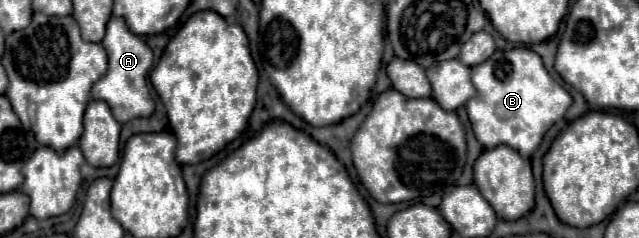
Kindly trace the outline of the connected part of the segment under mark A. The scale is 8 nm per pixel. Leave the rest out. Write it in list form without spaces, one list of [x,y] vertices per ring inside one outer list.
[[[112,16],[106,24],[106,36],[102,40],[102,46],[108,54],[108,72],[98,82],[94,82],[92,98],[108,102],[118,122],[128,122],[136,116],[150,116],[154,112],[154,102],[148,90],[148,72],[152,68],[154,58],[148,44],[128,30],[124,18]]]

